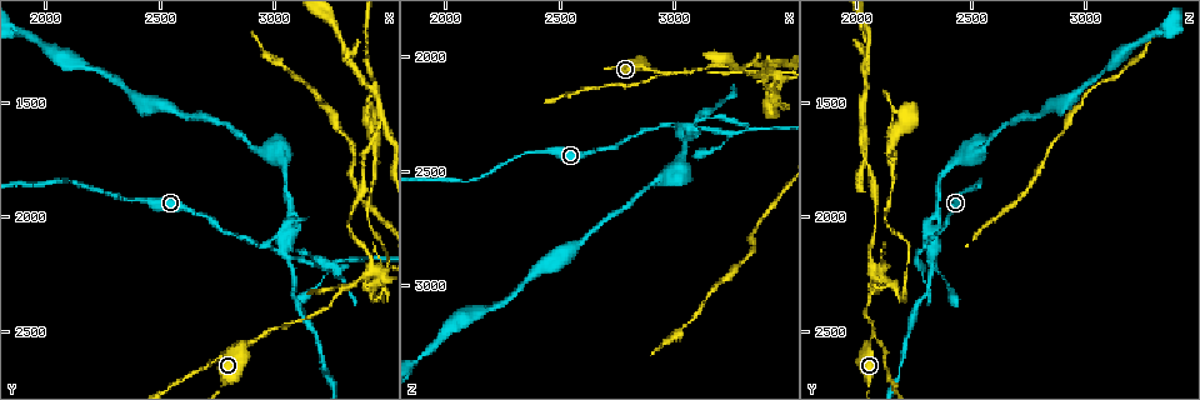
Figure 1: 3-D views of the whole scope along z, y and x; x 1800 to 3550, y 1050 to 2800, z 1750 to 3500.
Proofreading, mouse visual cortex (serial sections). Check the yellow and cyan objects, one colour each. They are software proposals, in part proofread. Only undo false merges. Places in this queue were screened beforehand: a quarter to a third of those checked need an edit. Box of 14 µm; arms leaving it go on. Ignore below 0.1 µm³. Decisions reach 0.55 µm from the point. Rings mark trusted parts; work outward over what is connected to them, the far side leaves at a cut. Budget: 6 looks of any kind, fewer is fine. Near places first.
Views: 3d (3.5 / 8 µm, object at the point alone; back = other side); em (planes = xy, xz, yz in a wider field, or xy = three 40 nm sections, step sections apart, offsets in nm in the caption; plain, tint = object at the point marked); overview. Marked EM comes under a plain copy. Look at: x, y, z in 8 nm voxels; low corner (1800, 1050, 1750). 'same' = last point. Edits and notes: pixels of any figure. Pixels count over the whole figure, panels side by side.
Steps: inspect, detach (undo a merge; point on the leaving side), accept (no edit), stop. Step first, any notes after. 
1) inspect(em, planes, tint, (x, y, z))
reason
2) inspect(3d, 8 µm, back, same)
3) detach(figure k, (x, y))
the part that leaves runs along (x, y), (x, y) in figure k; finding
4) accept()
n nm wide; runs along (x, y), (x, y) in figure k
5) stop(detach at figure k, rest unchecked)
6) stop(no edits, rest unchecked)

inspect(3d, 3.5 µm, (2950, 2510, 2080))
two arms in line, one across

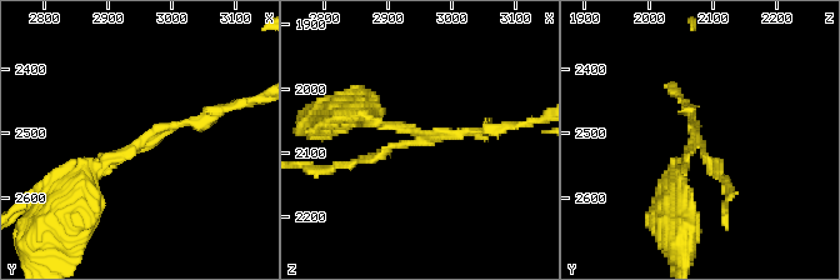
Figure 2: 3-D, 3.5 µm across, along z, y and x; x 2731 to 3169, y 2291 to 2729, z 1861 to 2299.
inspect(em, xy, step 5, tint, (2940, 2520, 2070))
3 arms; arms of 100, 100, 300 nm

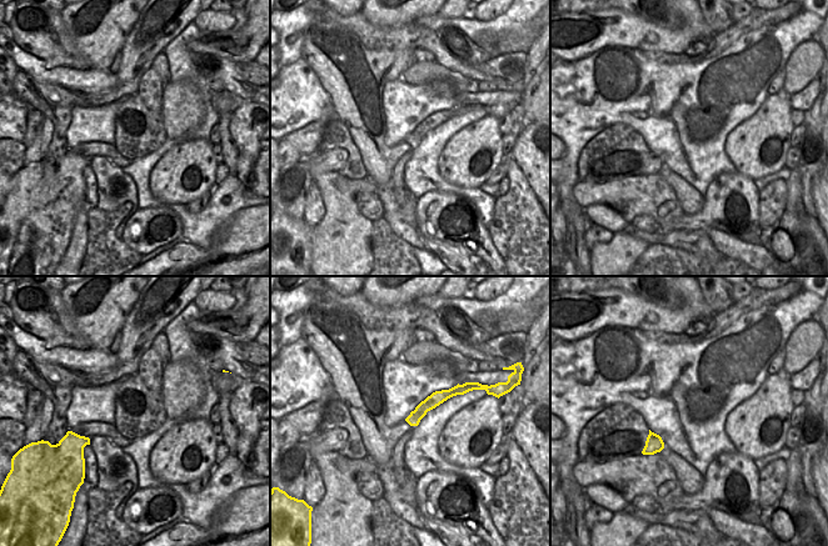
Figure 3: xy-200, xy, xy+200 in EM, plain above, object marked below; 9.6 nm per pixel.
inspect(em, xy, step 3, tint, same)

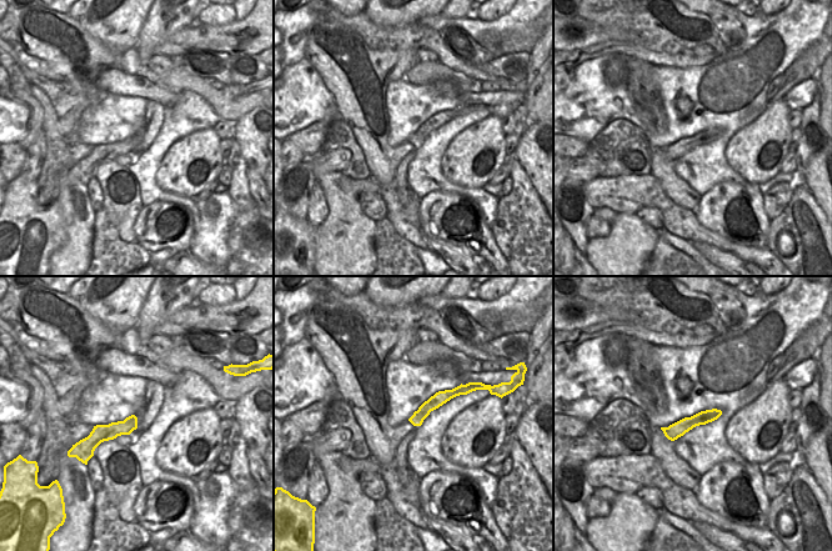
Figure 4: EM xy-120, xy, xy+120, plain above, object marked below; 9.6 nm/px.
detach(figure 2, (711, 165))
the part that leaves runs along (698, 148), (730, 186), (730, 198) in figure 2; a second cell is stuck on

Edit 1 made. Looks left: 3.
inspect(em, xy, step 2, tint, (3020, 2140, 2310))
narrows sharply

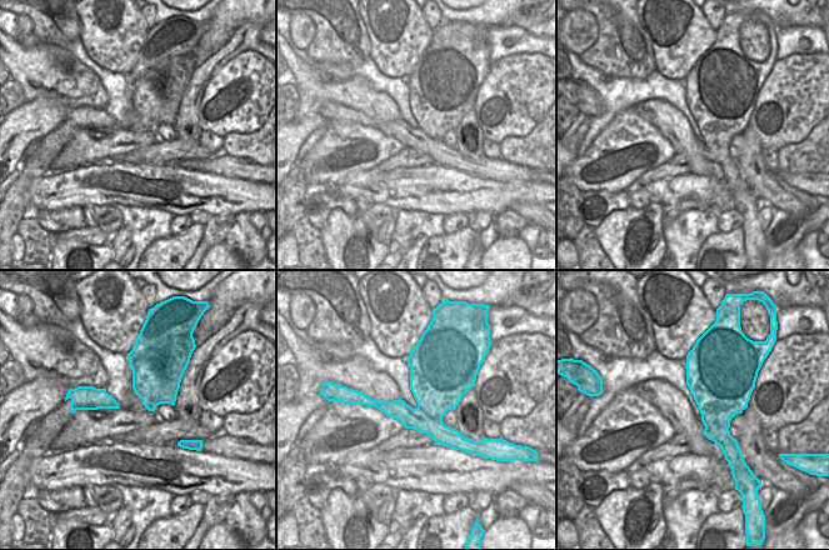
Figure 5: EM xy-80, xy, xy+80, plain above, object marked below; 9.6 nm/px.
inspect(3d, 3.5 µm, same)

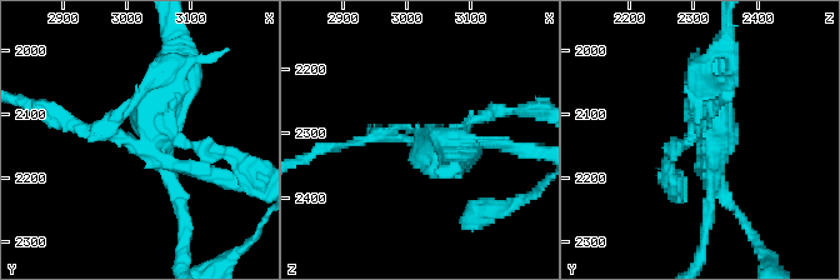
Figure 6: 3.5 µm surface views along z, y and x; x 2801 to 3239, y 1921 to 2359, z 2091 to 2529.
detach(figure 6, (176, 114))
border along (417, 408), (430, 424), (444, 426) in figure 5; a second cell is stuck on

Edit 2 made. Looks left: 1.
stop(detach at figure 2, detach at figure 6, rest unchecked)

